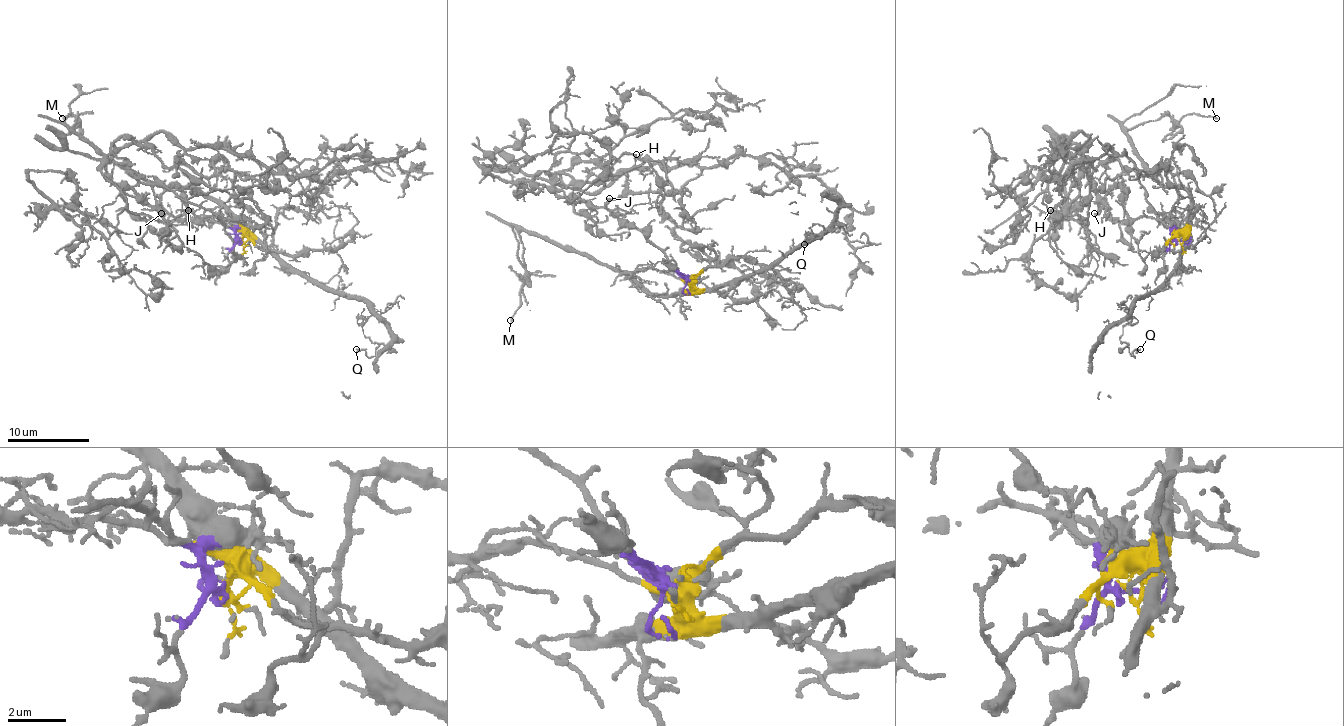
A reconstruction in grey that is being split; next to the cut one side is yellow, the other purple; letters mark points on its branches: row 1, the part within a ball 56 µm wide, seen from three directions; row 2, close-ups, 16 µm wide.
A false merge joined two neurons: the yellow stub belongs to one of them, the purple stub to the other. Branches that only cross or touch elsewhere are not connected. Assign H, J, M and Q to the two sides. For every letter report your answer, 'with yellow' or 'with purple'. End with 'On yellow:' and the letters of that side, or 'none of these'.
H: with purple
J: with purple
M: with yellow
Q: with yellow
On yellow: M, Q

